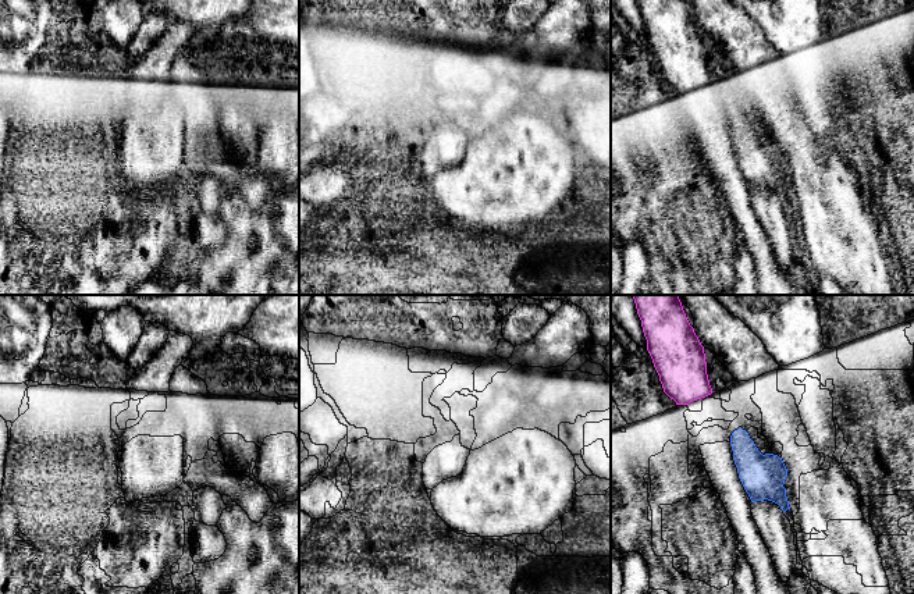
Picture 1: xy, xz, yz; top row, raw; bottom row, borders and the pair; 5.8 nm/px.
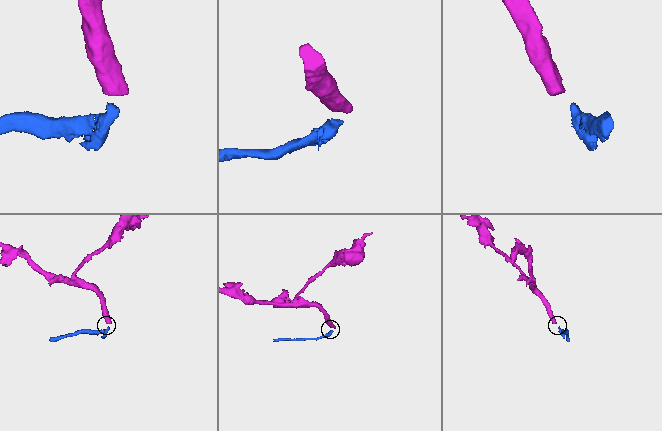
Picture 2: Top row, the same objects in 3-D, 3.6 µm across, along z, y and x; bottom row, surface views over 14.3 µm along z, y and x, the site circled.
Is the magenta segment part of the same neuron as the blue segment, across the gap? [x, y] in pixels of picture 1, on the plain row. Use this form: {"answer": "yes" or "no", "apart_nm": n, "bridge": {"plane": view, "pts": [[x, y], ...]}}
{"answer": "no", "apart_nm": 260, "bridge": {"plane": "yz", "pts": [[735, 118], [710, 82]]}}

